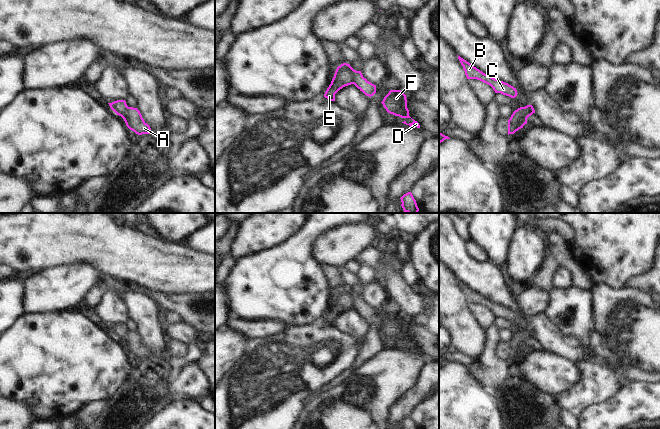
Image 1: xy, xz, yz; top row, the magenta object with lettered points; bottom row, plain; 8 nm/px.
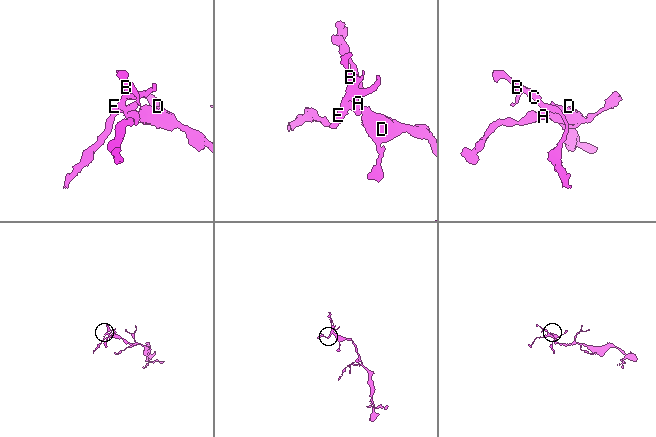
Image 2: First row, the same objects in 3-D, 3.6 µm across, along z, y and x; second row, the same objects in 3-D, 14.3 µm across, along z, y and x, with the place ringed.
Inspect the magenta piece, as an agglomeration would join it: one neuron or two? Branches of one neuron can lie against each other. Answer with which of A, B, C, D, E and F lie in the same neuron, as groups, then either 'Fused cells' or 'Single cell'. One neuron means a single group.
Groups: A D F / B C E. Fused cells.

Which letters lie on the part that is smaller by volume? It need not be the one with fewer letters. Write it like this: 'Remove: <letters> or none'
Remove: B, C, E.

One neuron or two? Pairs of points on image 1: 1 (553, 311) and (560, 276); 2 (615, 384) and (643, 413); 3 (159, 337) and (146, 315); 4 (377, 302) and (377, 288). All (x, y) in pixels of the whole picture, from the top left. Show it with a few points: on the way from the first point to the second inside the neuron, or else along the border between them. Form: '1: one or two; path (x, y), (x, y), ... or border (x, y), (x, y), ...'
1: two; border (573, 286), (567, 289), (553, 288)
2: two; border (623, 383), (615, 394), (600, 402)
3: one; path (154, 332), (149, 327), (147, 320)
4: one; path (377, 299), (377, 291)

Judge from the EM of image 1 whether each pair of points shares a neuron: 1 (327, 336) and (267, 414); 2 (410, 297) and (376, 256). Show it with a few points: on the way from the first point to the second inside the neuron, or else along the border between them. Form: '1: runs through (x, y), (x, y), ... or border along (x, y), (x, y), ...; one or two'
1: runs through (308, 355), (268, 395); one
2: runs through (400, 287), (385, 272), (382, 266); one

